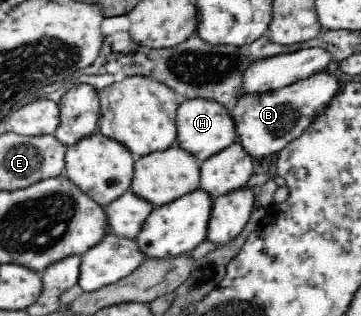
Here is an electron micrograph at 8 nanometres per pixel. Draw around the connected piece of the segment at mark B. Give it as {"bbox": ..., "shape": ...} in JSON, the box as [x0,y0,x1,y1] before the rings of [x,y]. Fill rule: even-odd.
{"bbox":[231,68,342,159],"shape":[[[332,68],[313,73],[311,77],[288,87],[263,93],[240,96],[231,114],[239,141],[254,159],[270,158],[286,149],[291,141],[303,136],[311,123],[330,108],[331,101],[342,92],[341,77],[330,73]]]}

